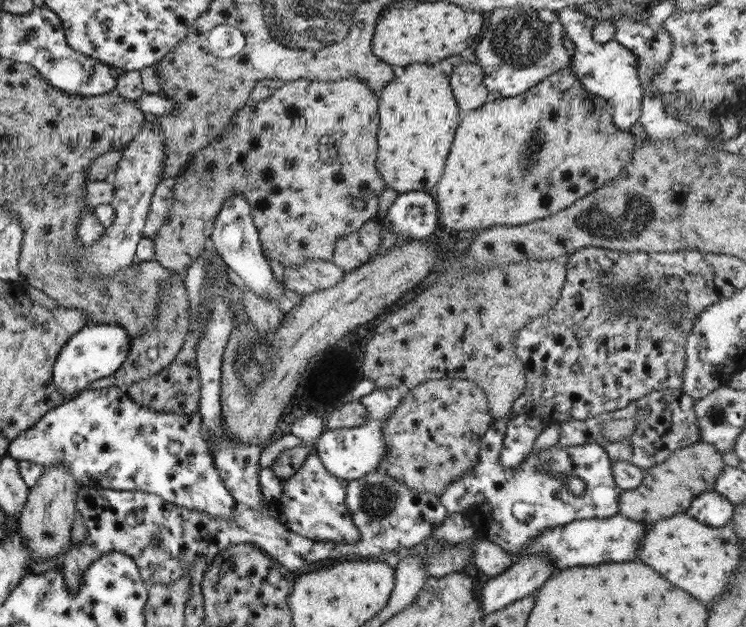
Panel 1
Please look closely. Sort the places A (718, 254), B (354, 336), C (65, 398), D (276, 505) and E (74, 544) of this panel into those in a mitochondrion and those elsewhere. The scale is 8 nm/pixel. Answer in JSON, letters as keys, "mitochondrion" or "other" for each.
{"A":"other","B":"other","C":"other","D":"other","E":"other"}

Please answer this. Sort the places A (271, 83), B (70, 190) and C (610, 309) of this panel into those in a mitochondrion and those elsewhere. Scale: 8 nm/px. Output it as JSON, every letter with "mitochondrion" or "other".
{"A":"other","B":"mitochondrion","C":"mitochondrion"}

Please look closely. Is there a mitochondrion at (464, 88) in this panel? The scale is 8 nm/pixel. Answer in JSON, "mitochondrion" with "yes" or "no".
{"mitochondrion":"no"}

